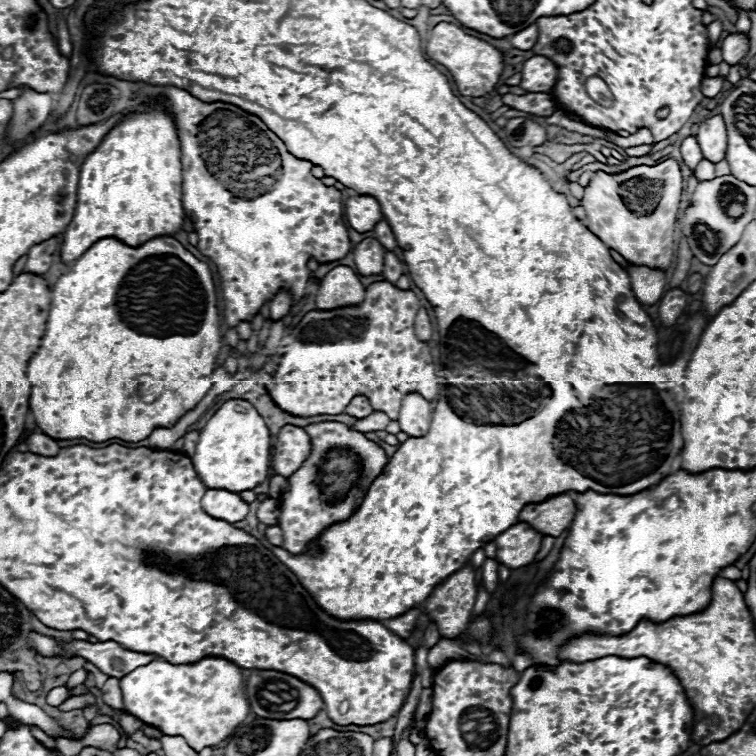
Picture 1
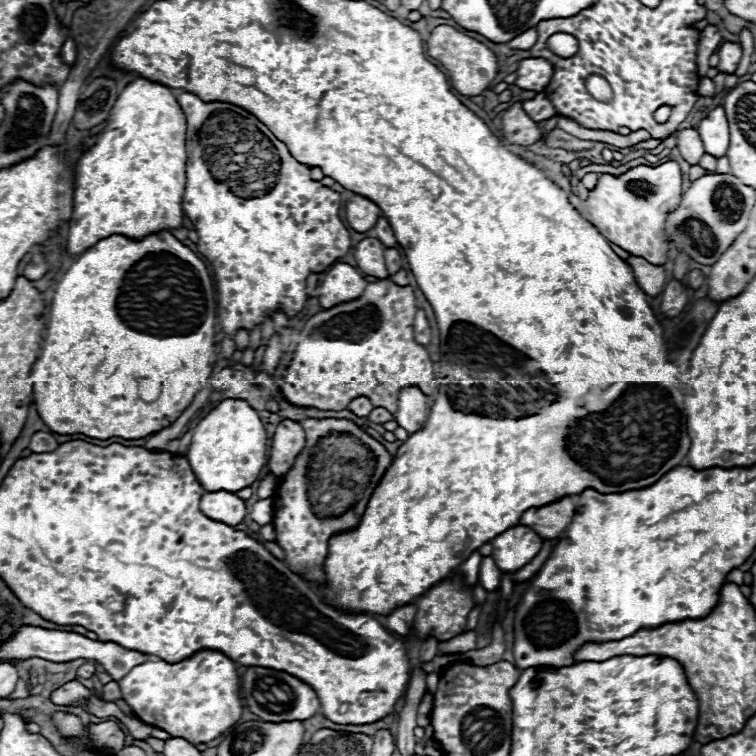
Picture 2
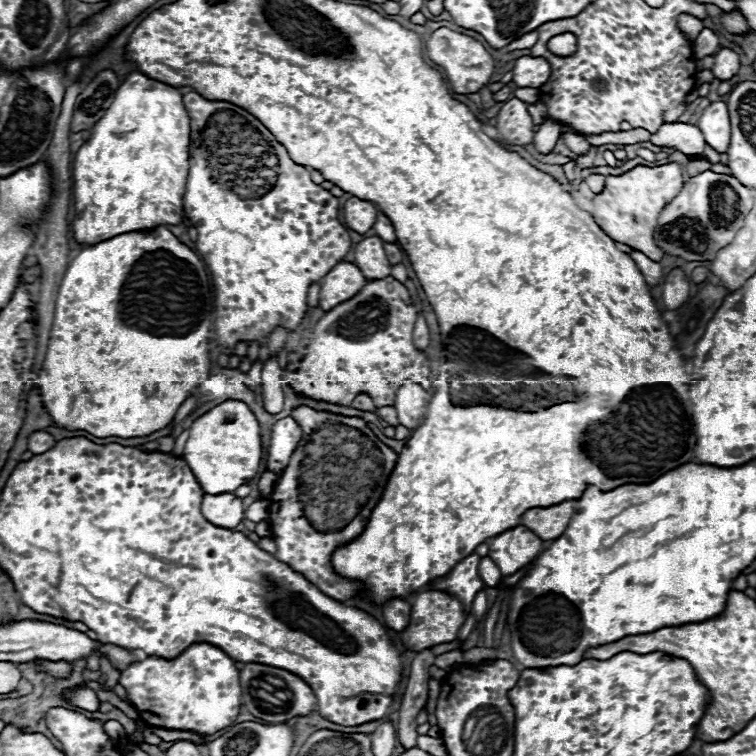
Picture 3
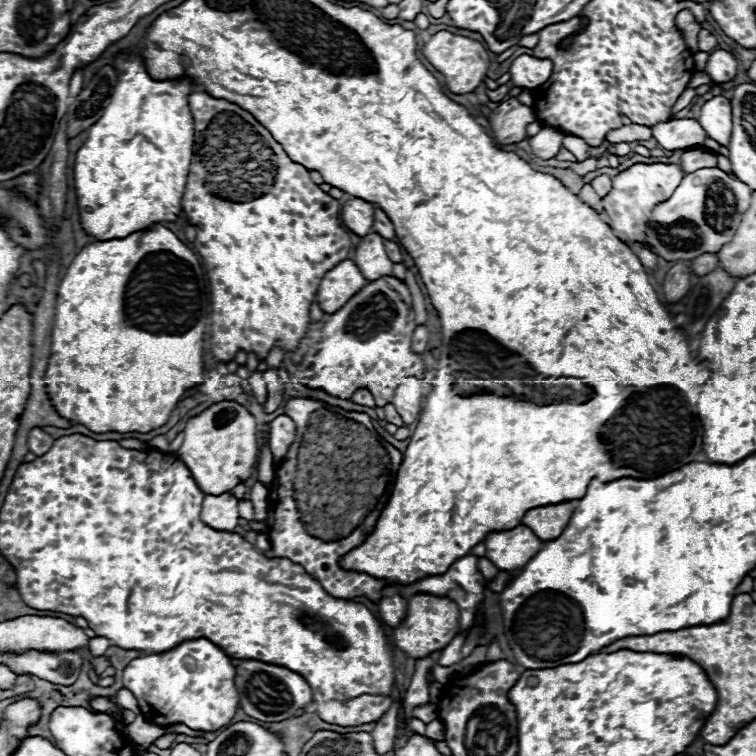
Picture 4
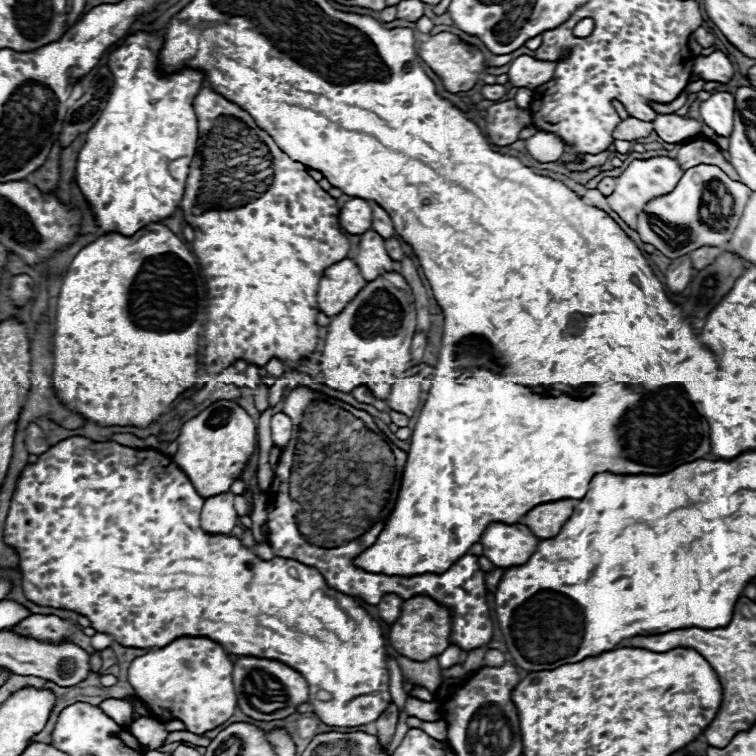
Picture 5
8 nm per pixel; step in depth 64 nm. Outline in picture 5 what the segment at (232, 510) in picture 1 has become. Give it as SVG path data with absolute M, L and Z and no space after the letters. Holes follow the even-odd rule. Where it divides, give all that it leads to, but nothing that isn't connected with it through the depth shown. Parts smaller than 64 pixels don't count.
M224 492L204 500L200 526L208 534L230 534L238 524L238 514L234 510L234 494Z

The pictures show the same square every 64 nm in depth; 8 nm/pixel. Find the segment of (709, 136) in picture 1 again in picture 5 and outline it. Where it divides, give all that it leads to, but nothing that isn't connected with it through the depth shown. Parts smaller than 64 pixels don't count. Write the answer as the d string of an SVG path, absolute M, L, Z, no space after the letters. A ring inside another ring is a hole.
M718 92L700 104L702 120L720 136L730 136L734 122L734 94Z

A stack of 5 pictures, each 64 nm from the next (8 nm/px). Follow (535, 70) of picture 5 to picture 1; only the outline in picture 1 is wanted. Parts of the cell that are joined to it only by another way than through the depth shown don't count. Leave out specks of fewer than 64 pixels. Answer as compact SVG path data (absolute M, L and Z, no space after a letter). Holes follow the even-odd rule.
M534 56L522 66L522 82L520 88L526 92L550 92L556 82L556 66L552 60L544 56Z

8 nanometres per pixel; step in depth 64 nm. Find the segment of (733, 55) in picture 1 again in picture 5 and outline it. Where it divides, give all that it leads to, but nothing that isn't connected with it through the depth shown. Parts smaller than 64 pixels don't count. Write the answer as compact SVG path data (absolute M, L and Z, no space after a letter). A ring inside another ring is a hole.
M712 52L710 56L696 56L692 76L700 76L704 82L728 82L734 76L732 62L722 52Z

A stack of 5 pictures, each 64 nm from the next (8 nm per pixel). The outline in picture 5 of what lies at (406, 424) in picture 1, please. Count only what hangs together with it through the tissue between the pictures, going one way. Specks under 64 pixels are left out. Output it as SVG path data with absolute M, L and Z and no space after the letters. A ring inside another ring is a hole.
M416 376L410 378L396 378L396 382L390 388L390 394L386 398L386 404L390 410L402 412L408 418L414 416L414 410L418 408L420 402L420 384L416 380Z

